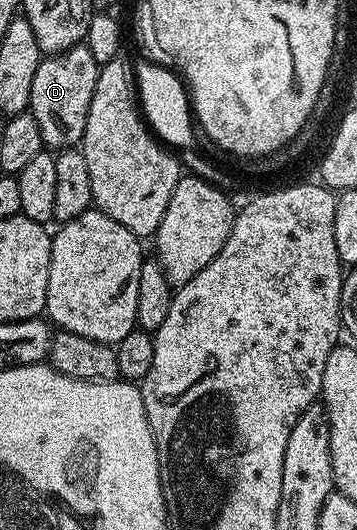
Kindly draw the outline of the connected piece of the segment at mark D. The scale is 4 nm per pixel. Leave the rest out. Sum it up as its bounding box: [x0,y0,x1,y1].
[29,44,100,151]

